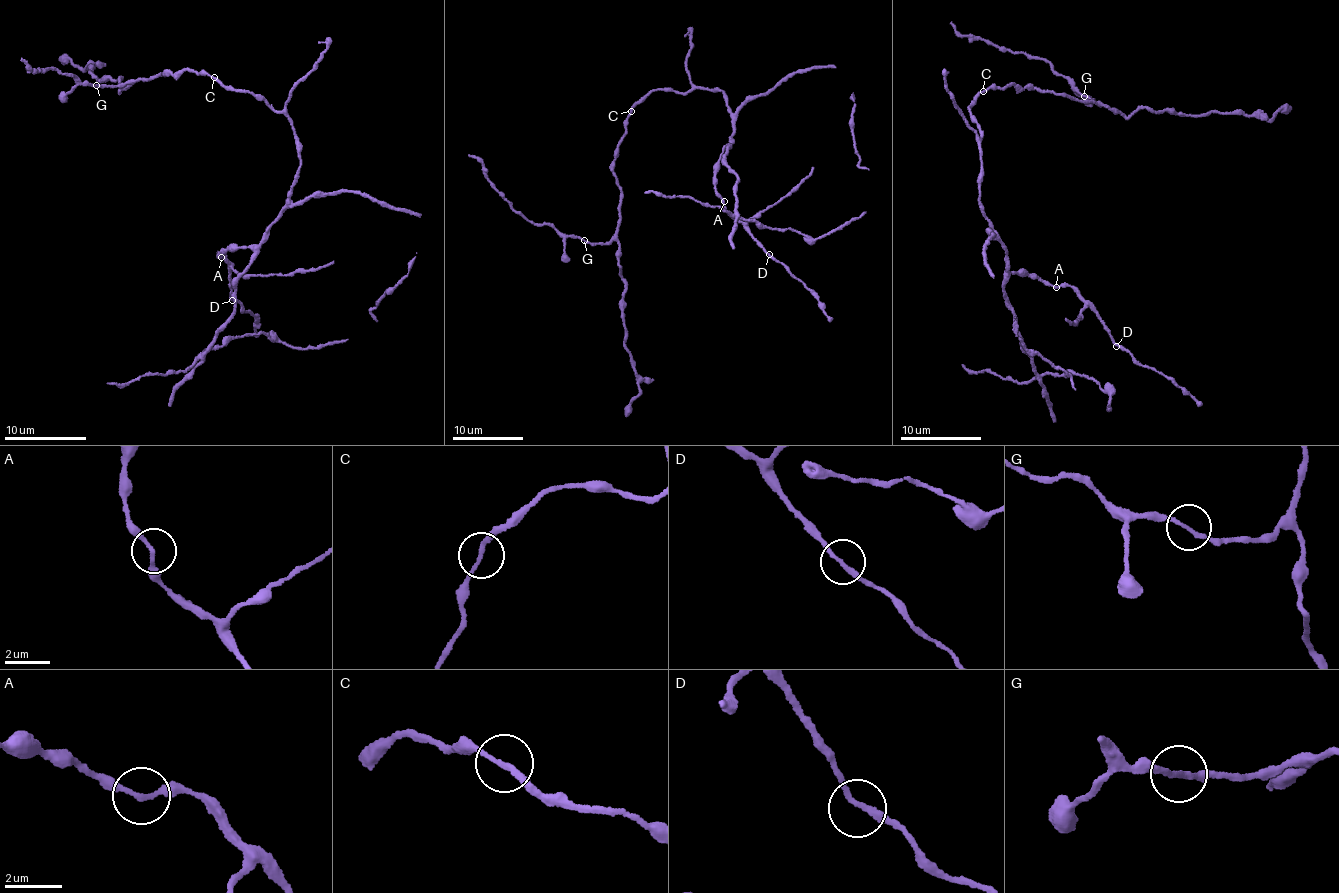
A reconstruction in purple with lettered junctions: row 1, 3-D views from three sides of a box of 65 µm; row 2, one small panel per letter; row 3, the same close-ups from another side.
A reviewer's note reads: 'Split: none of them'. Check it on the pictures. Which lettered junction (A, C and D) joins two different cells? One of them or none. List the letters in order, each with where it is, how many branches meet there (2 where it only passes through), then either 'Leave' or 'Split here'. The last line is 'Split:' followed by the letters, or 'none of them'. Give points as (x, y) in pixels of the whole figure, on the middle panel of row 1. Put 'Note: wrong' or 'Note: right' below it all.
A: Place: (724, 201). Branches: 2. Leave
C: Place: (631, 111). Branches: 2. Leave
D: Place: (769, 254). Branches: 2. Leave
Split: none of them
Note: right

